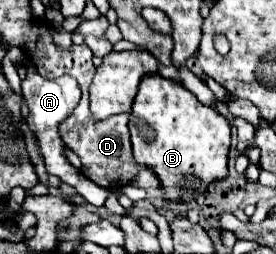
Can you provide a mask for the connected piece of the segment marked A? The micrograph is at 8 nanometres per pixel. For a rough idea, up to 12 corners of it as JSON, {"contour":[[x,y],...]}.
{"contour":[[33,61],[21,83],[29,127],[49,175],[101,207],[107,189],[63,155],[59,123],[79,103],[69,75],[43,79]]}

